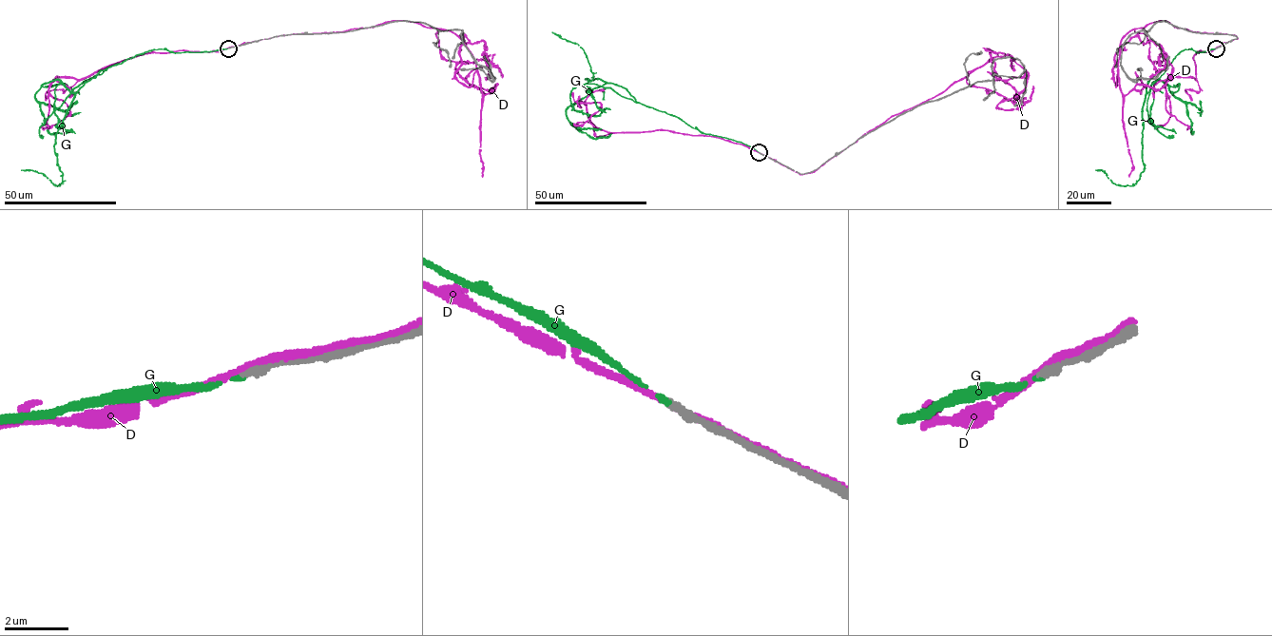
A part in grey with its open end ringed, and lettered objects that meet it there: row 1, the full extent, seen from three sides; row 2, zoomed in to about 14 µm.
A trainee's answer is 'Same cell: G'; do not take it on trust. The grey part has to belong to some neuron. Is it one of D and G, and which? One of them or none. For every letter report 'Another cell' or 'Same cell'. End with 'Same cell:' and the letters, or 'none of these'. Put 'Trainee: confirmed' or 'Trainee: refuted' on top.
Trainee: confirmed
D: Another cell
G: Same cell
Same cell: G

